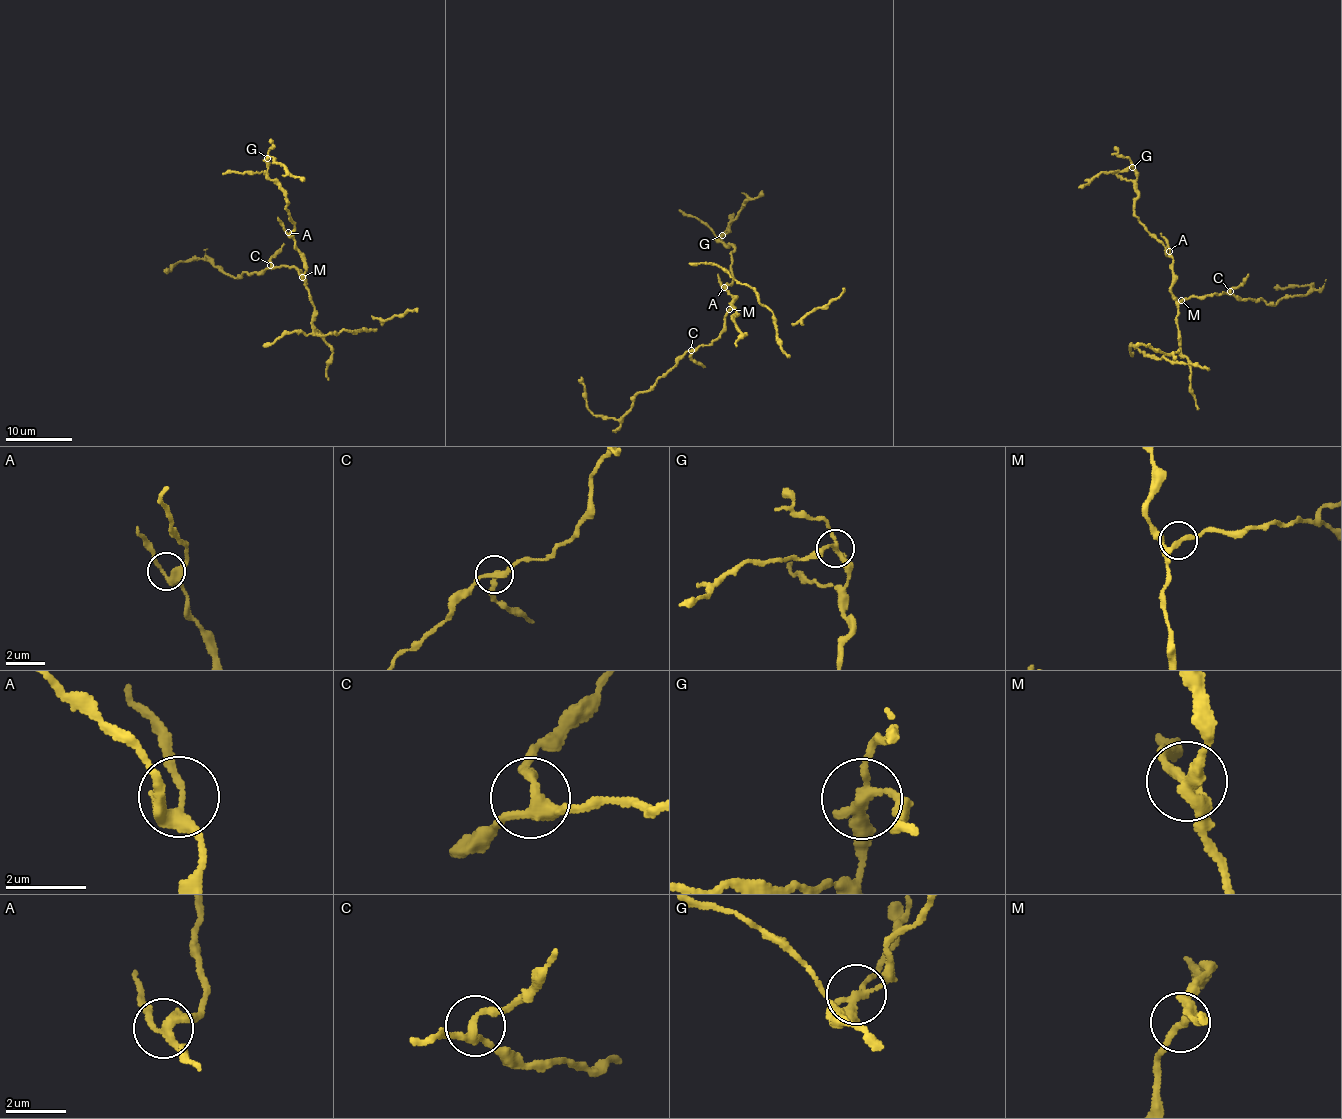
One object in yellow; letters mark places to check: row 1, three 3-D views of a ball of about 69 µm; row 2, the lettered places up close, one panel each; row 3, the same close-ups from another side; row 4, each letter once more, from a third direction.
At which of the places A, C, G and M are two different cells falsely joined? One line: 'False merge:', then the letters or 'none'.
False merge: G

